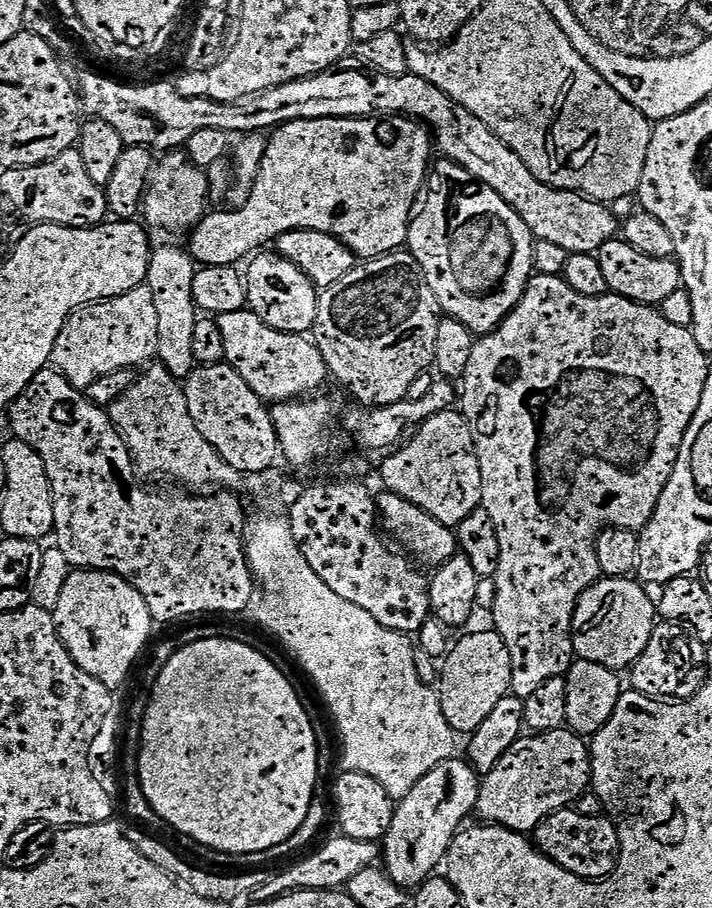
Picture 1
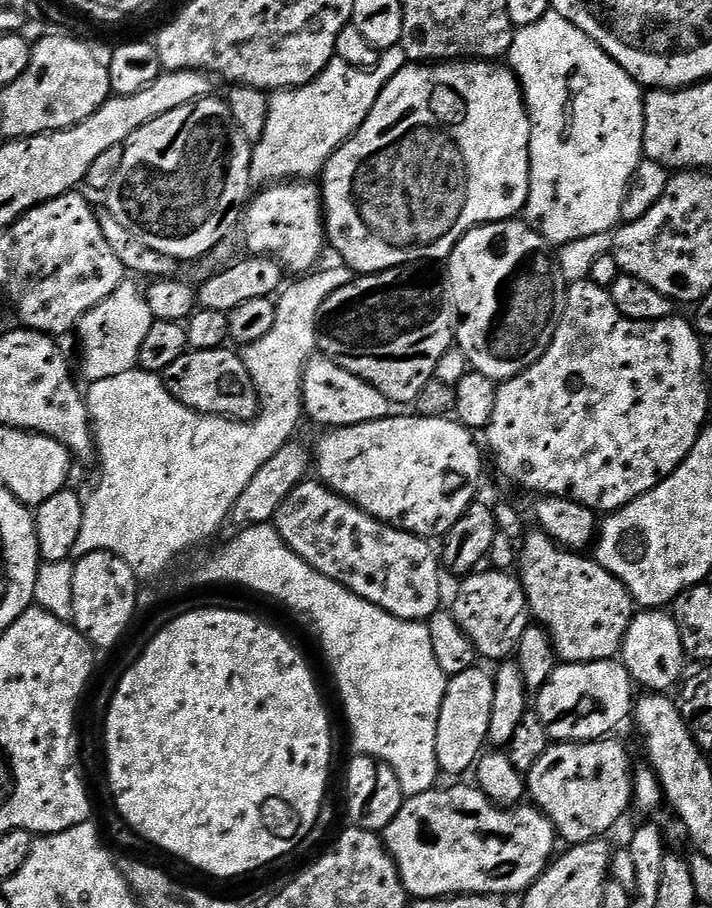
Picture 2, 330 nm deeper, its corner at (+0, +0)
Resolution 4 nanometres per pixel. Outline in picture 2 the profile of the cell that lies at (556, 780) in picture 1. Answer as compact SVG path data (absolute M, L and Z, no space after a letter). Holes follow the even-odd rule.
M616 738L556 742L526 774L526 792L555 828L565 845L585 844L607 837L608 831L634 804L634 763Z

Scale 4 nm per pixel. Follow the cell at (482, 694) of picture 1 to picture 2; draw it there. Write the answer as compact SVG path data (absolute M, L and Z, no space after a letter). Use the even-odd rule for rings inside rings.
M477 666L451 677L446 686L442 710L438 714L438 738L434 742L438 766L445 777L471 773L488 744L490 713L494 706L494 676L491 671L483 672L482 668Z

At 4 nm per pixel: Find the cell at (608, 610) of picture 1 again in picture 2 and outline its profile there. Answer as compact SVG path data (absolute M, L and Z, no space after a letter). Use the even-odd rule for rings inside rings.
M664 610L637 611L626 630L622 649L624 668L639 687L641 684L644 690L652 694L664 694L675 689L685 675L684 663L686 663L686 657L682 638L678 634L675 619L669 613L667 616L666 613L667 611Z

